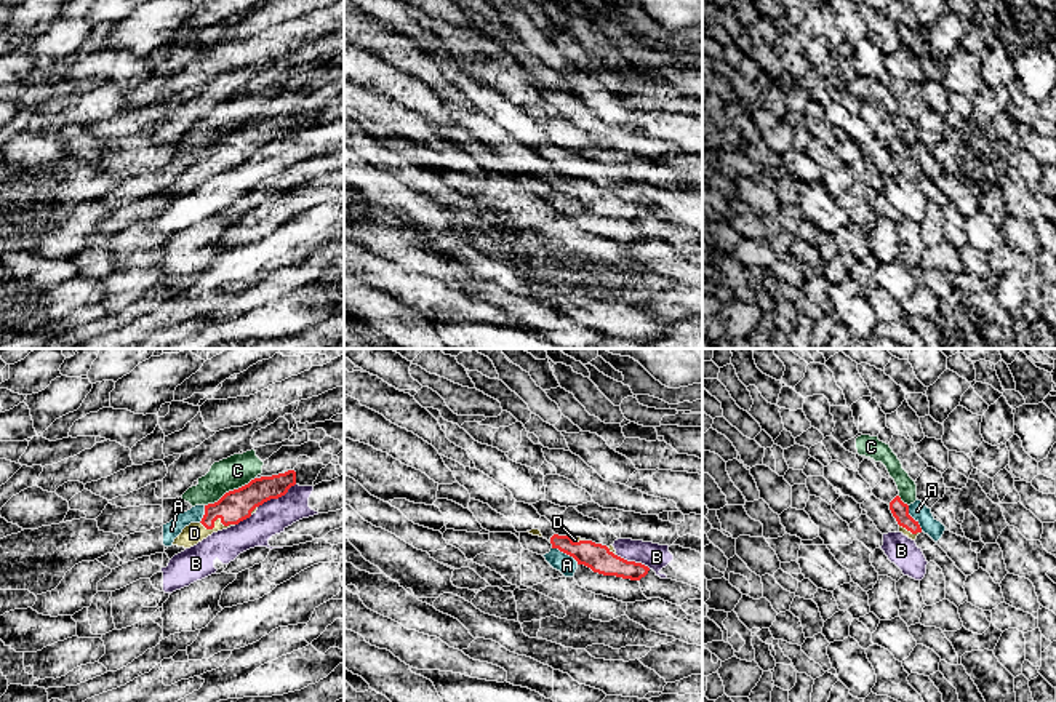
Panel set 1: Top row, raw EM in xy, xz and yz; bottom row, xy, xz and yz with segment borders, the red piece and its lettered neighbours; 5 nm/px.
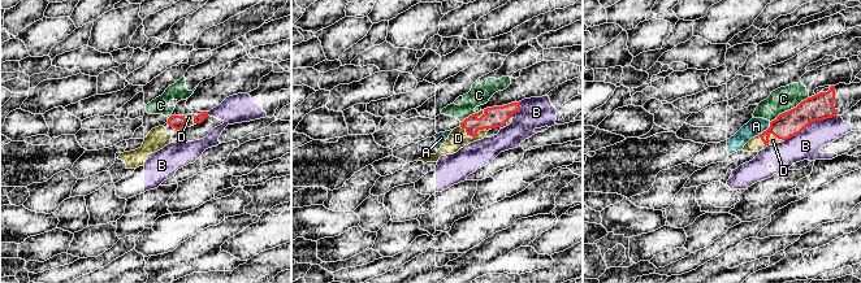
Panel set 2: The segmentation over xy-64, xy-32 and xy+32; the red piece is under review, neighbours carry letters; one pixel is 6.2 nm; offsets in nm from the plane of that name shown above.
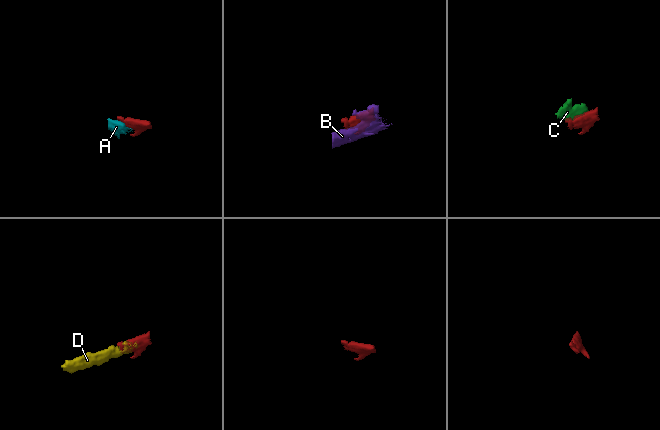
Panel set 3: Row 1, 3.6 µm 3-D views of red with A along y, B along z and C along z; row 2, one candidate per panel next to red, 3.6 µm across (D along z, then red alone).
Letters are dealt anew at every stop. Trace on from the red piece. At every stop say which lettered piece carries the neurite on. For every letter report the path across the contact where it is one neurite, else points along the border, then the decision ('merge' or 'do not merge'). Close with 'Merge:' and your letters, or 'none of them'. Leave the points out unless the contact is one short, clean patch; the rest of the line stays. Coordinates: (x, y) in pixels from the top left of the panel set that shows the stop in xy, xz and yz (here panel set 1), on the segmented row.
A: border along xz (552, 547), (568, 554), (578, 563); do not merge
B: border along xy (295, 483), (284, 494), (271, 498), (258, 507); do not merge
C: border along xy (255, 477), (205, 506); do not merge
D: runs through xy (236, 506), (216, 518), (212, 528), (194, 533); merge
Merge: D

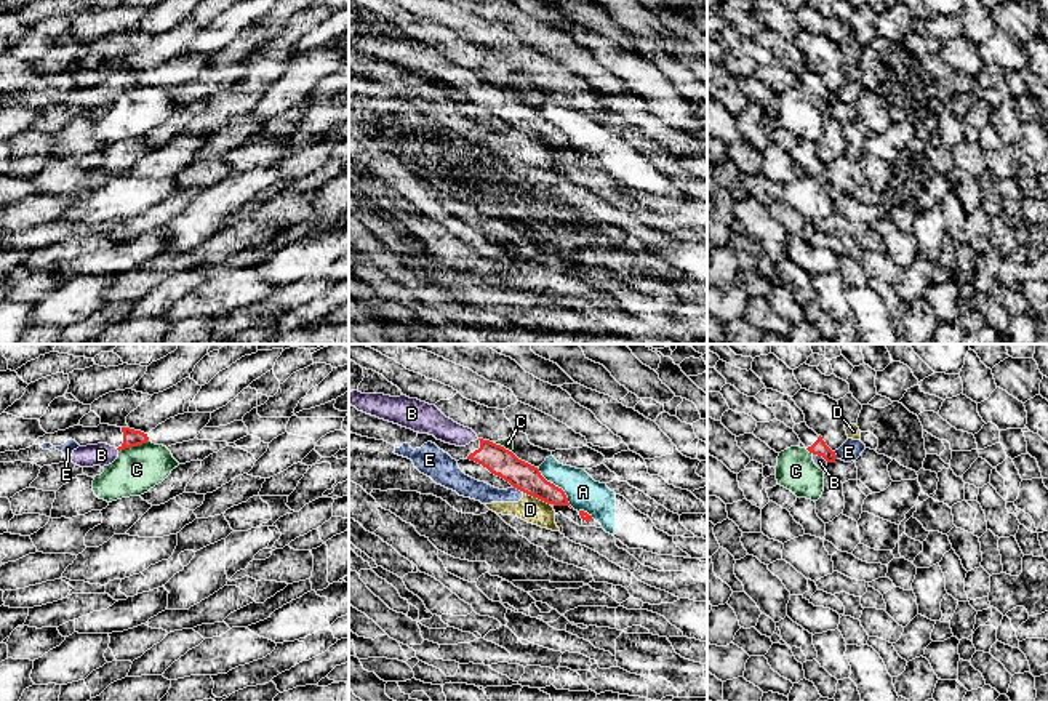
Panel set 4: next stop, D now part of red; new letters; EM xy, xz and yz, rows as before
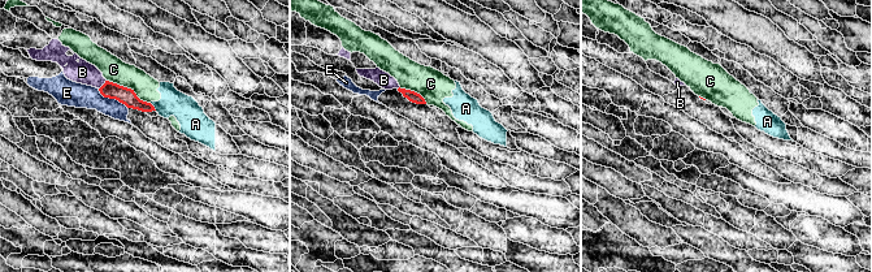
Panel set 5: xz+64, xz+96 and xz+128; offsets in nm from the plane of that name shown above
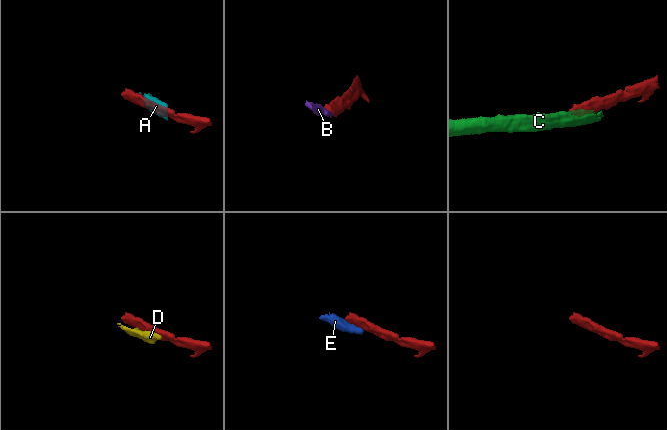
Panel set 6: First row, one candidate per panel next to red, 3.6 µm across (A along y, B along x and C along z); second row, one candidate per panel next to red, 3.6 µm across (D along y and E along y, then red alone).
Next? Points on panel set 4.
A: do not merge
B: runs through yz (820, 447), (821, 455), (820, 461); merge
C: border along xy (148, 439), (119, 452); do not merge
D: border along xz (522, 490), (549, 504); do not merge
E: border along xz (512, 485), (520, 492); do not merge
Merge: B

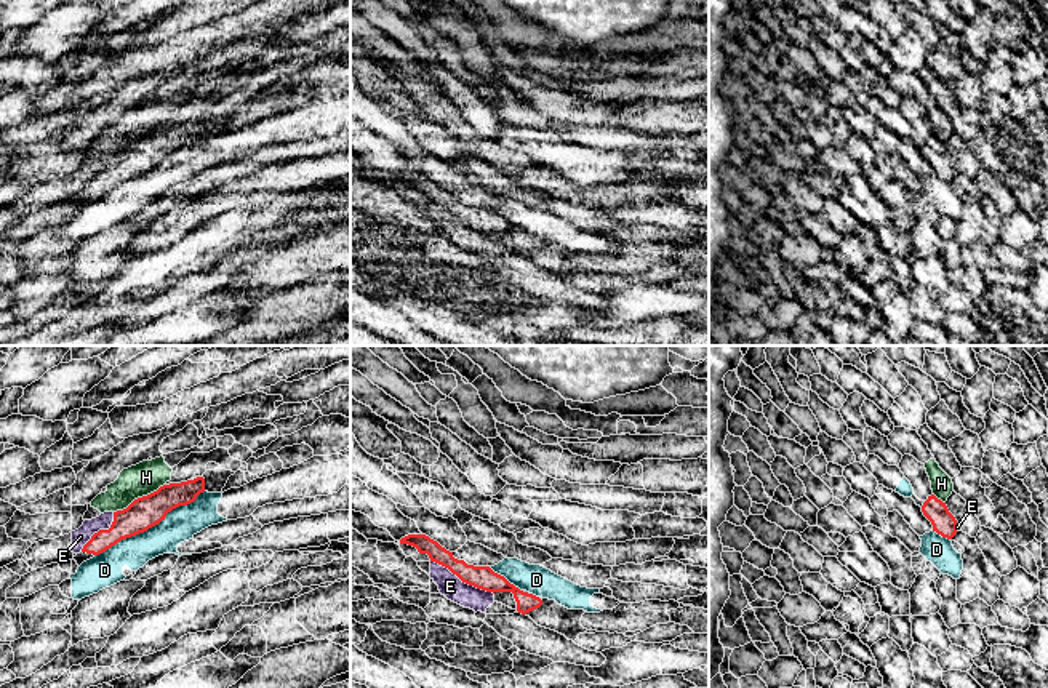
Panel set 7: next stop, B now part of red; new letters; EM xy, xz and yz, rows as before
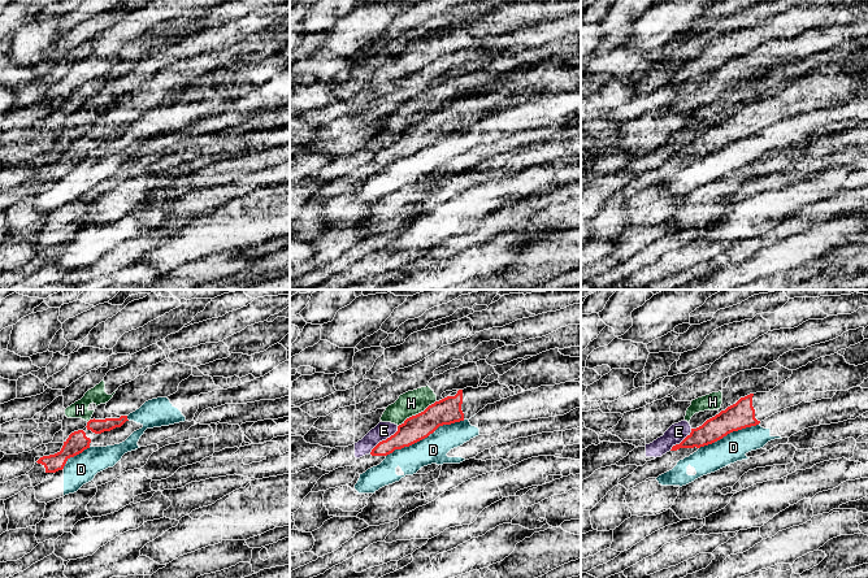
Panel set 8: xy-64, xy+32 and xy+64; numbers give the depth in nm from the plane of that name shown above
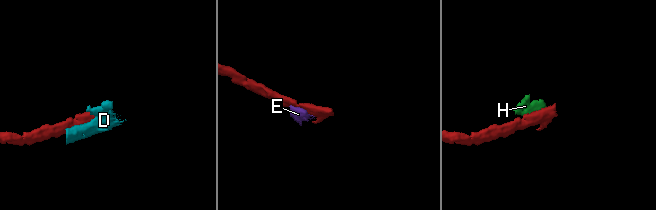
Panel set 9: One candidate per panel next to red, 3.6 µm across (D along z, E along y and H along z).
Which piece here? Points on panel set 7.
D: border along xy (204, 490), (157, 524), (95, 556); do not merge
E: border along xz (431, 560), (447, 567), (463, 581), (493, 594); do not merge
H: border along xy (164, 484), (114, 512); do not merge
Merge: none of them

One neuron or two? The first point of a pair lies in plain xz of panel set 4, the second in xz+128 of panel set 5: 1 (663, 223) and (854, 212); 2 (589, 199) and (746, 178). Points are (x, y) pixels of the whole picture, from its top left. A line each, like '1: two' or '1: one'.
1: two
2: two

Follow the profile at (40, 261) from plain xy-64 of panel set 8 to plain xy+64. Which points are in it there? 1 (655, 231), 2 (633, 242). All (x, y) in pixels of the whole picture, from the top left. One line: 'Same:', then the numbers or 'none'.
Same: none

